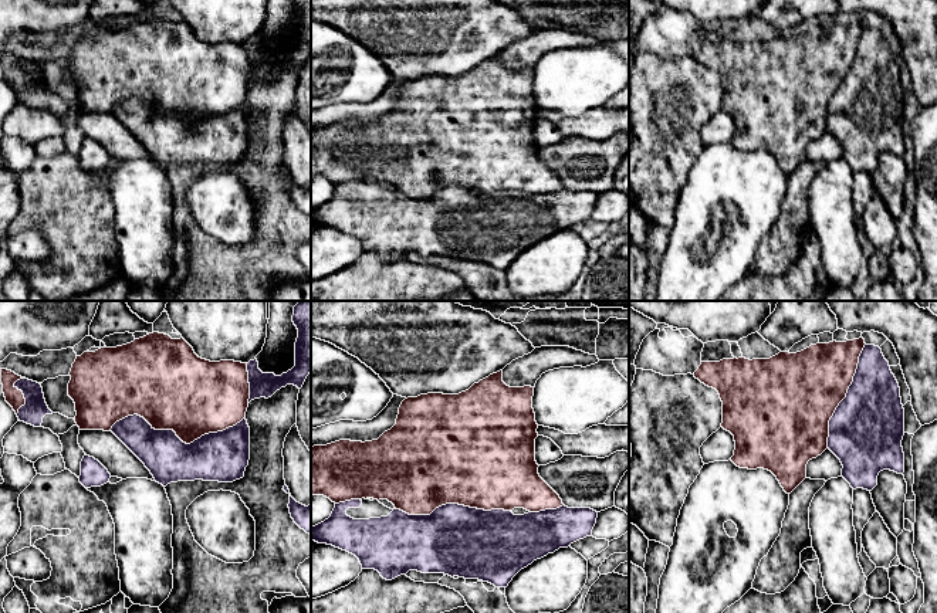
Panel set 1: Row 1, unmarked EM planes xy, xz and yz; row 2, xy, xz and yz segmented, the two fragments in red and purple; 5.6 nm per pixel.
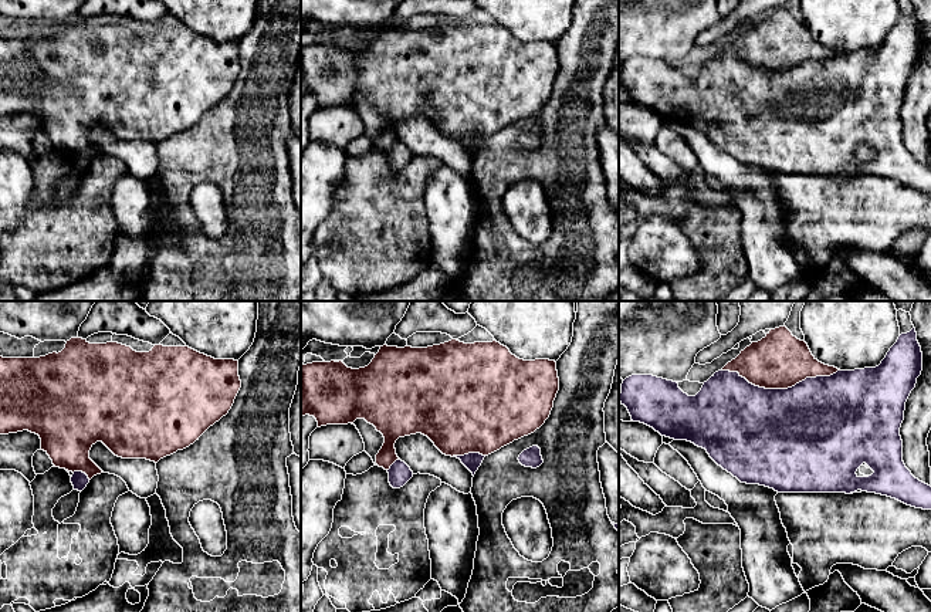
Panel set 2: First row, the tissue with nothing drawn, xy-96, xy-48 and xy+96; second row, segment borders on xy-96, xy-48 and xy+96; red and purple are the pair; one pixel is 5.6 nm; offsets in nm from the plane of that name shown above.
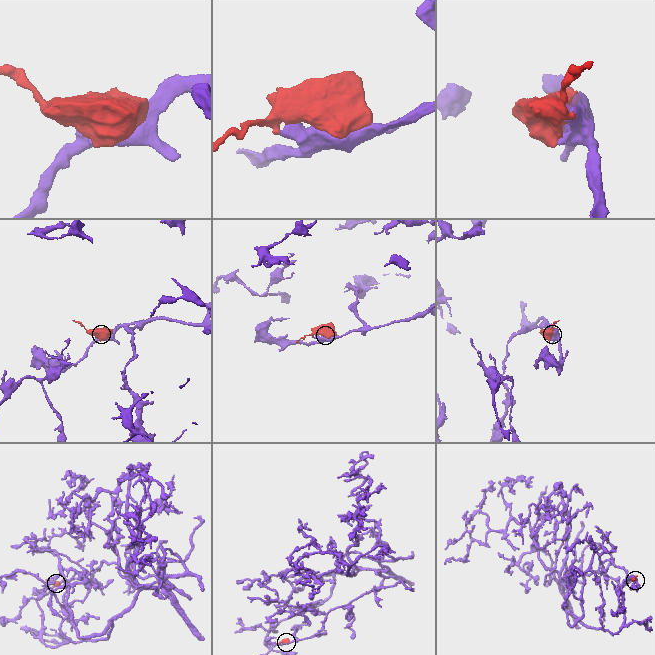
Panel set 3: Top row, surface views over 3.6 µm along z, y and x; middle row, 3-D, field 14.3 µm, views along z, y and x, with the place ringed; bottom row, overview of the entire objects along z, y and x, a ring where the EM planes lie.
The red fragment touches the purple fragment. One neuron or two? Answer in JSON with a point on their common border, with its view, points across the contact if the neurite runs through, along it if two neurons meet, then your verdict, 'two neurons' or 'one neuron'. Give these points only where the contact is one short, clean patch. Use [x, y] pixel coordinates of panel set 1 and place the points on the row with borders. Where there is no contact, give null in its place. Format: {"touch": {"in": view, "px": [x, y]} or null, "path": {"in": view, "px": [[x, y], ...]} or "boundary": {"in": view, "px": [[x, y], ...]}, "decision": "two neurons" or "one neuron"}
{"touch": {"in": "xy", "px": [176, 434]}, "decision": "two neurons"}

